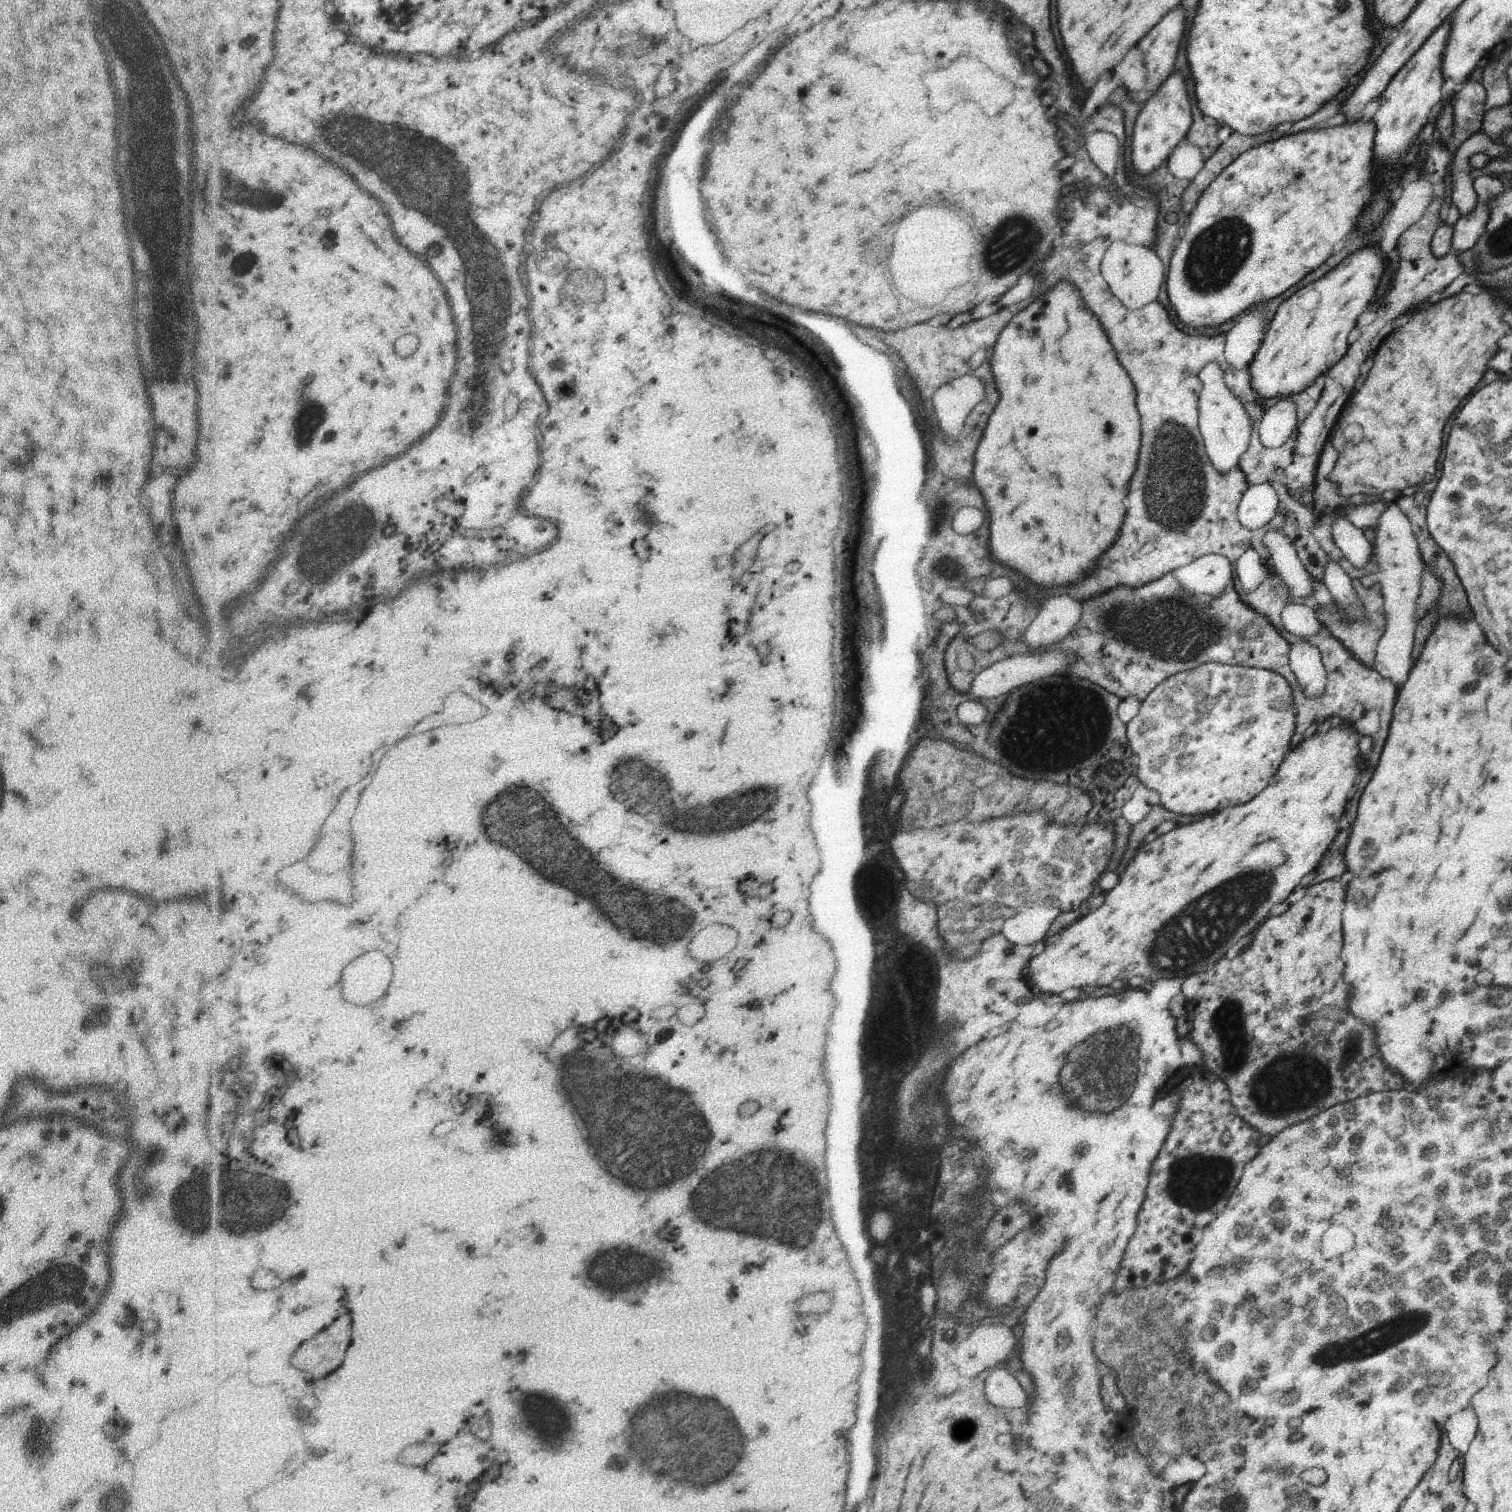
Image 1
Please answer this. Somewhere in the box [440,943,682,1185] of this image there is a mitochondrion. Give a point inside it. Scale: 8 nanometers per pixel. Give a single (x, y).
(500, 1167)

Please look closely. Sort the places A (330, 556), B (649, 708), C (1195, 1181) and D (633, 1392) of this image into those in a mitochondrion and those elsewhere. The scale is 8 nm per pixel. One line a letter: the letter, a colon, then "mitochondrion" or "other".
A: mitochondrion
B: other
C: mitochondrion
D: mitochondrion

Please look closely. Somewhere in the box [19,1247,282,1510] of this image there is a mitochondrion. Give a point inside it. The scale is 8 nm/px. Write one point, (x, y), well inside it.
(50, 1434)

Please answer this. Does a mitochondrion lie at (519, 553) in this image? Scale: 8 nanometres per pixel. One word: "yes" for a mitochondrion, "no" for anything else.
no

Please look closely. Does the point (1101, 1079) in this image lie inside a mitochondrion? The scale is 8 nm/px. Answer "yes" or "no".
yes

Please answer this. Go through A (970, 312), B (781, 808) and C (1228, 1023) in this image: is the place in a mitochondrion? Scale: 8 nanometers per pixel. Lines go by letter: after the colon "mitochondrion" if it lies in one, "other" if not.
A: other
B: mitochondrion
C: mitochondrion

